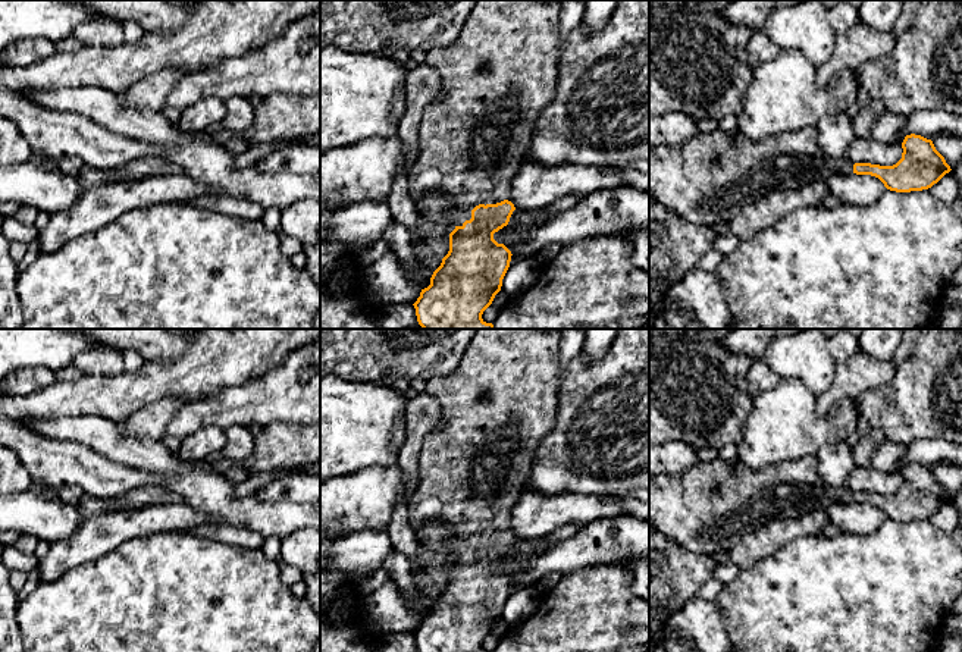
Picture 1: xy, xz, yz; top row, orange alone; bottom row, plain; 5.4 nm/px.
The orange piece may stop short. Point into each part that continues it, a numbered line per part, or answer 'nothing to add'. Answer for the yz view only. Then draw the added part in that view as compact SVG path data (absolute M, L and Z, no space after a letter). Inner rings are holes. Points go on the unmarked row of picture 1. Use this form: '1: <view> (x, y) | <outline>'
1: yz (711, 507) | M817 457L753 470L740 460L698 461L679 476L649 474L649 523L661 535L699 555L728 554L746 535L771 520L795 518L831 504L853 502L847 486L827 485L818 474Z

